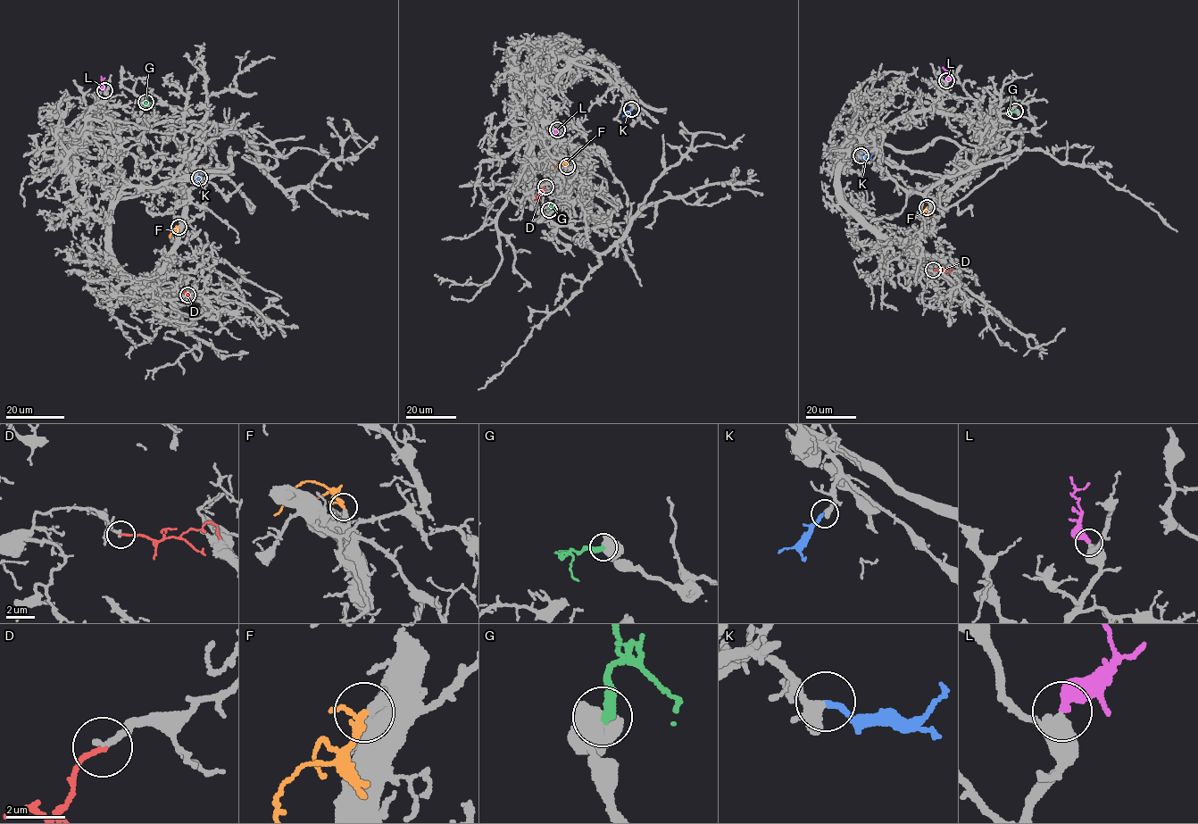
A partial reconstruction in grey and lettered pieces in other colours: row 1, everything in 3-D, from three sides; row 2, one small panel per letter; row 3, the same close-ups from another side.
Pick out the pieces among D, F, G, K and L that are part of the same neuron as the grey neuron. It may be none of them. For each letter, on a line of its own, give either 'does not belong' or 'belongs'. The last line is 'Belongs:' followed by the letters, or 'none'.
D: does not belong
F: belongs
G: does not belong
K: belongs
L: belongs
Belongs: F, K, L

